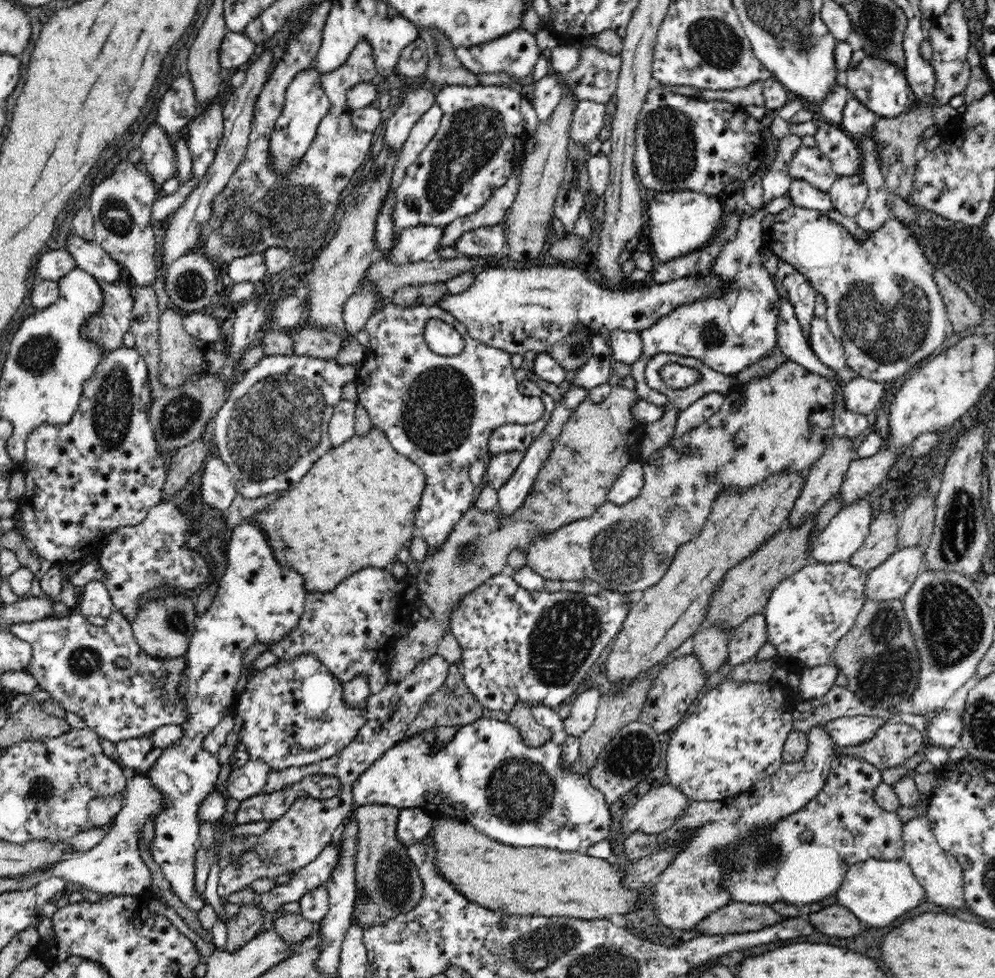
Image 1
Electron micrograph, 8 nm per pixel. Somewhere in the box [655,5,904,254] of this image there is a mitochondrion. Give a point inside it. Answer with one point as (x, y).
(716, 43)

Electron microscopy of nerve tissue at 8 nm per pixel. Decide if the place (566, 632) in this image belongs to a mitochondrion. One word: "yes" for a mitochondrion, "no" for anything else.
yes

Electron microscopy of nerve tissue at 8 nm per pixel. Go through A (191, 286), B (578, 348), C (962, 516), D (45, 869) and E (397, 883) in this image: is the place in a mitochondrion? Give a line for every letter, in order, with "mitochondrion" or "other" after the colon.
A: mitochondrion
B: mitochondrion
C: mitochondrion
D: other
E: mitochondrion

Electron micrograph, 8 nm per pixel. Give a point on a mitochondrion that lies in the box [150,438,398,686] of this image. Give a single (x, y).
(177, 621)

